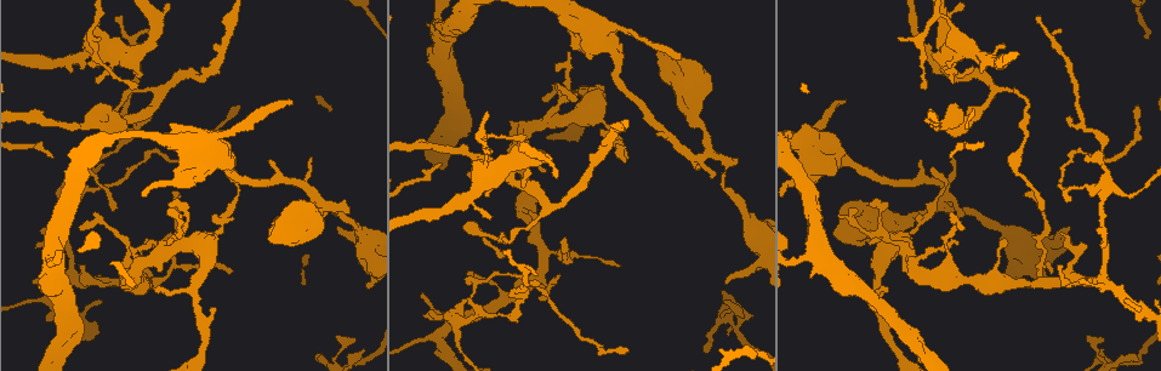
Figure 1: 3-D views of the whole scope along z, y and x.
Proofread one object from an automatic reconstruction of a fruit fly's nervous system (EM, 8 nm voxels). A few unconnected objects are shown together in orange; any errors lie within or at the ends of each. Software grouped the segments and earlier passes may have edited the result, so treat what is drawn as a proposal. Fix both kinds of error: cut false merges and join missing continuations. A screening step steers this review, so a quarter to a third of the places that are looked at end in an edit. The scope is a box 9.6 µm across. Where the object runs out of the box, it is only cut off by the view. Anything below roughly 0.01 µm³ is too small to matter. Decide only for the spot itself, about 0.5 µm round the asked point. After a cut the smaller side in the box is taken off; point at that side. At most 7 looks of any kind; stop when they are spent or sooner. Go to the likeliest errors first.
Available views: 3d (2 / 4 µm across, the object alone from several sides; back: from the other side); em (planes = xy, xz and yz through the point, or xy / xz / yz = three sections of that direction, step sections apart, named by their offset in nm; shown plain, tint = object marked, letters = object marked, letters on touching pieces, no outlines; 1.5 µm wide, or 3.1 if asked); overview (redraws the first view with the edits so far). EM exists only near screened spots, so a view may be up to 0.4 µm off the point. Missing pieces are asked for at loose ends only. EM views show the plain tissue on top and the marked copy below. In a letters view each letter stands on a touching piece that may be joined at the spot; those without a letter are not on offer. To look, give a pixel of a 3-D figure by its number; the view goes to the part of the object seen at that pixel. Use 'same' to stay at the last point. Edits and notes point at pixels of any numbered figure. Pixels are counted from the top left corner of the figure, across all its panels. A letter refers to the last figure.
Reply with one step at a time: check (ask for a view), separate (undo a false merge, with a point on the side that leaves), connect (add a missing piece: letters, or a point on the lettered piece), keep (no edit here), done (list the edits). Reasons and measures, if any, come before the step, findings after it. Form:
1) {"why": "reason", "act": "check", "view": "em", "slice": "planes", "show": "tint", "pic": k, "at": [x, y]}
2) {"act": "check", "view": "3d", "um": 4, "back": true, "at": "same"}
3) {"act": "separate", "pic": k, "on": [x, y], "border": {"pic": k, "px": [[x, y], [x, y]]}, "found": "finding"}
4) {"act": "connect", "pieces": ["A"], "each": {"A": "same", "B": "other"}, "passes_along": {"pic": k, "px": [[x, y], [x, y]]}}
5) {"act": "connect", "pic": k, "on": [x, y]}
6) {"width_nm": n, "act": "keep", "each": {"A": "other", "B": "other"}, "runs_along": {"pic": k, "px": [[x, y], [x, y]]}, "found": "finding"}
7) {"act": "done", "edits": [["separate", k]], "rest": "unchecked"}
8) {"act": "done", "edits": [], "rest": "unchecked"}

{"why": "branch stops here", "act": "check", "view": "em", "slice": "xy", "step": 8, "show": "letters", "pic": 1, "at": [957, 244]}

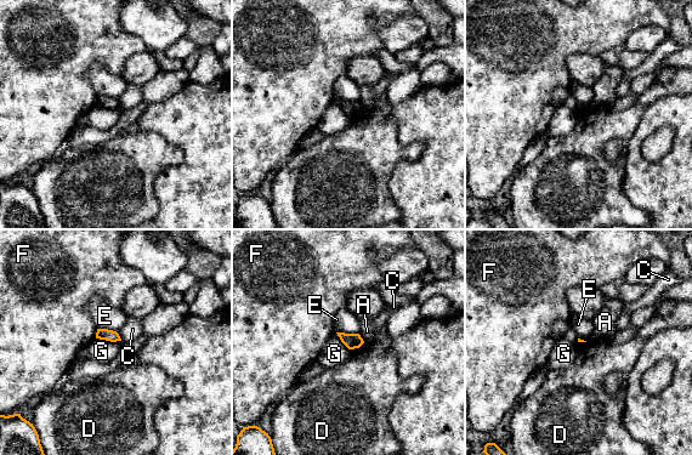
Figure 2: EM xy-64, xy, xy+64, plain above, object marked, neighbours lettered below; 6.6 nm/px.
{"act": "check", "view": "em", "slice": "yz", "step": 8, "show": "letters", "at": "same"}

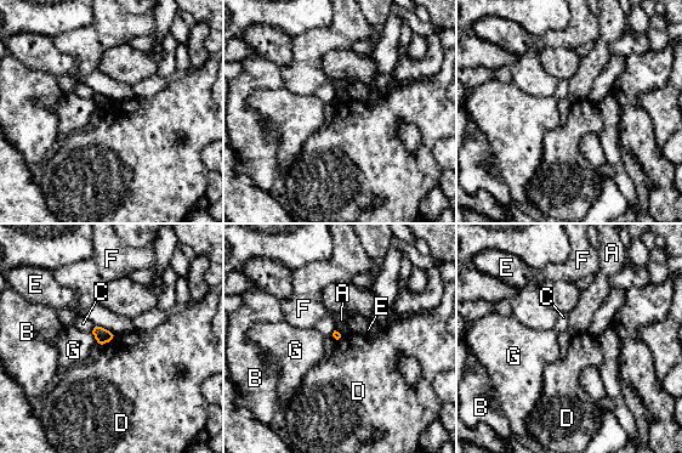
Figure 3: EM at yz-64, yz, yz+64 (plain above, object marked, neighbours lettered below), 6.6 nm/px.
{"act": "keep", "each": {"A": "other", "B": "other", "C": "other", "D": "other", "E": "other", "F": "other", "G": "other"}, "border": {"pic": 3, "px": [[114, 335], [101, 345]]}, "found": "none of them fits"}

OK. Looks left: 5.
{"why": "calibre changes", "act": "check", "view": "3d", "um": 2, "pic": 1, "at": [1056, 239]}

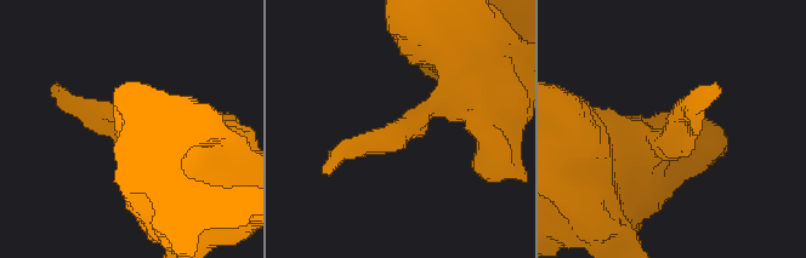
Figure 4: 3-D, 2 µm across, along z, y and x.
{"why": "shape alone is not enough", "act": "check", "view": "em", "slice": "xz", "step": 4, "show": "tint", "pic": 4, "at": [395, 130]}

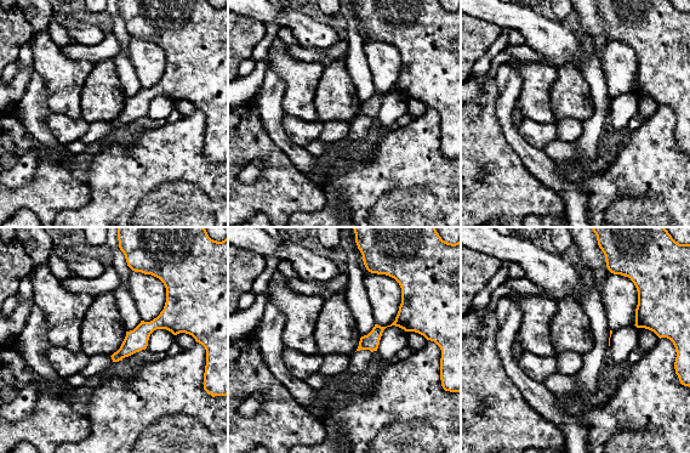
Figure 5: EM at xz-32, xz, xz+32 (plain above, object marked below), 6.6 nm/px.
{"why": "another direction", "act": "check", "view": "em", "slice": "planes", "show": "letters", "at": "same"}

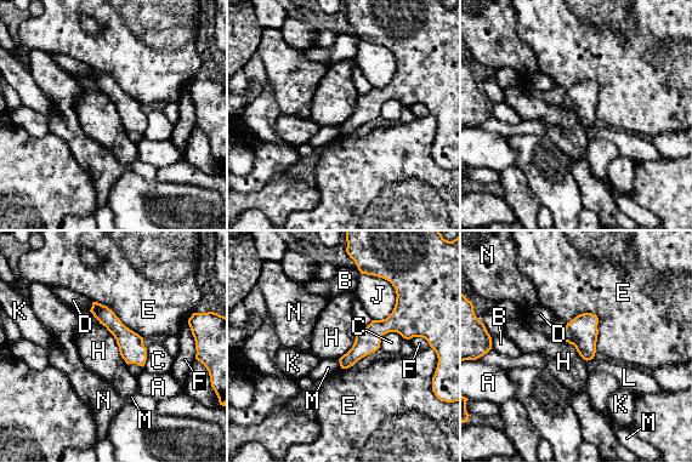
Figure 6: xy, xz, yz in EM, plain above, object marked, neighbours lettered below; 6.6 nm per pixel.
{"act": "keep", "each": {"A": "other", "B": "other", "C": "other", "D": "other", "E": "other", "F": "other", "H": "other", "J": "other", "K": "other", "L": "other", "M": "other", "N": "other"}, "found": "one neuron here"}

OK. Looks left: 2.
{"why": "thin end", "act": "check", "view": "em", "slice": "xy", "step": 8, "show": "letters", "pic": 1, "at": [886, 290]}

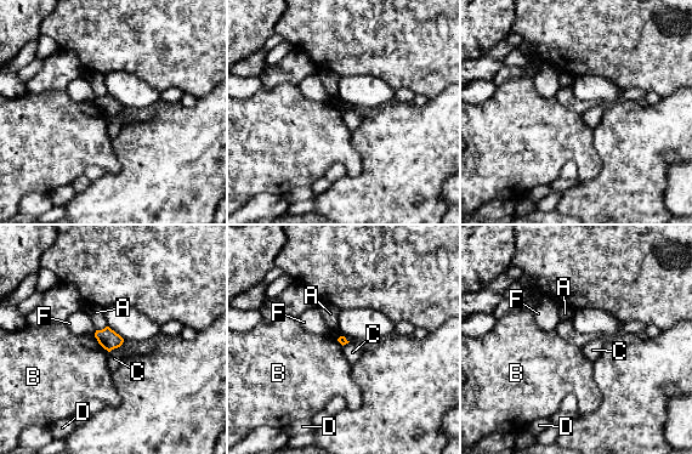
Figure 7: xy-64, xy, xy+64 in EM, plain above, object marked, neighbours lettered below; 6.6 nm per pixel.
{"why": "another direction", "act": "check", "view": "em", "slice": "planes", "show": "letters", "at": "same"}

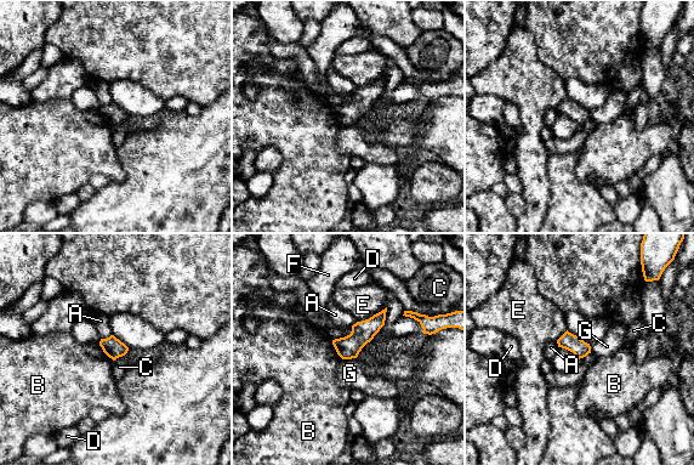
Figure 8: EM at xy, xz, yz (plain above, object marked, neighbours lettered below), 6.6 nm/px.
{"longest_contact_nm": ["E", 220], "act": "keep", "each": {"A": "other", "B": "other", "C": "other", "D": "other", "E": "other", "F": "other", "G": "other"}, "found": "no lettered piece goes on from it"}

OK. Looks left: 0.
{"act": "done", "edits": [], "rest": "unchecked"}

